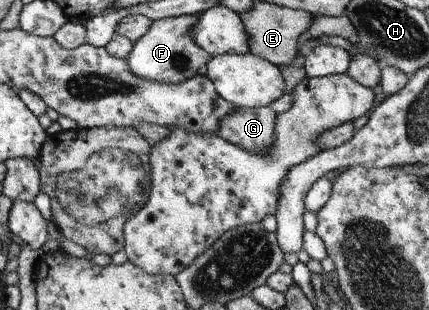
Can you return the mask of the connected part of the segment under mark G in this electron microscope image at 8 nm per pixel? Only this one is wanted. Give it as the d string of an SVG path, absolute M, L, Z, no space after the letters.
M270 107L236 109L218 124L216 135L246 152L266 154L274 140L274 121Z

